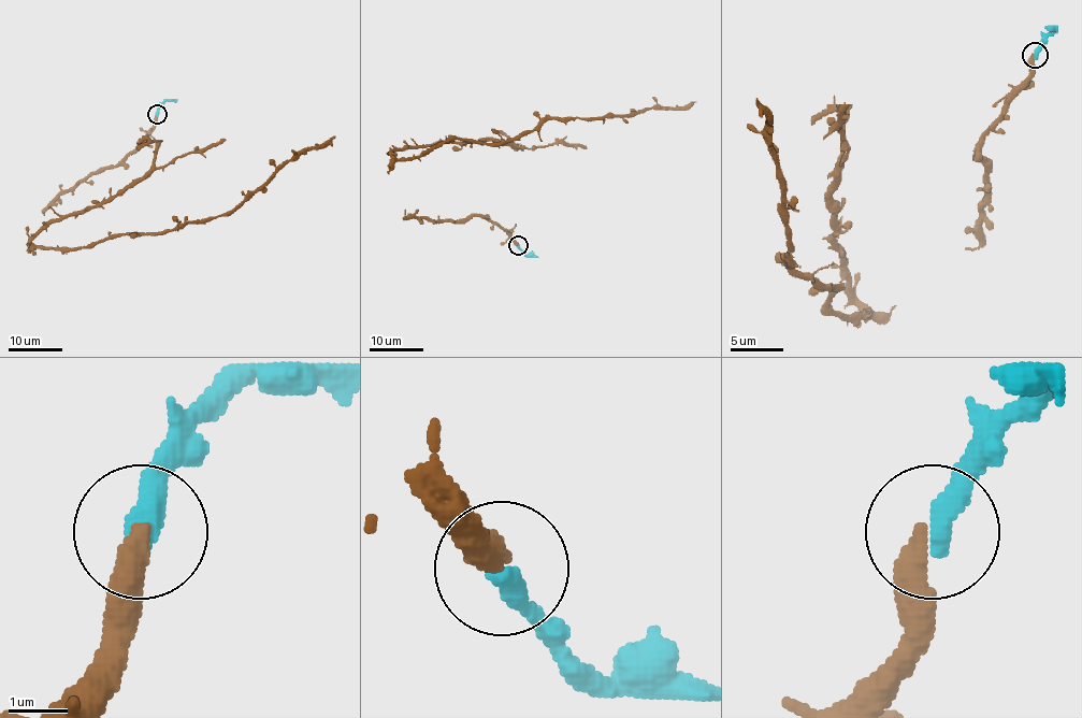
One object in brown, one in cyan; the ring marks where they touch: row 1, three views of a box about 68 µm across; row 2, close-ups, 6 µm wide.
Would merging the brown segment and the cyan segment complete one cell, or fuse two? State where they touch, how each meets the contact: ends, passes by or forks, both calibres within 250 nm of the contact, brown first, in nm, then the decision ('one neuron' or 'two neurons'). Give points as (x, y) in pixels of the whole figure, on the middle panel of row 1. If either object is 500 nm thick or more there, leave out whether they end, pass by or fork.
place (518, 245); brown ends; cyan ends; calibres 400 and 480 nm; one neuron

